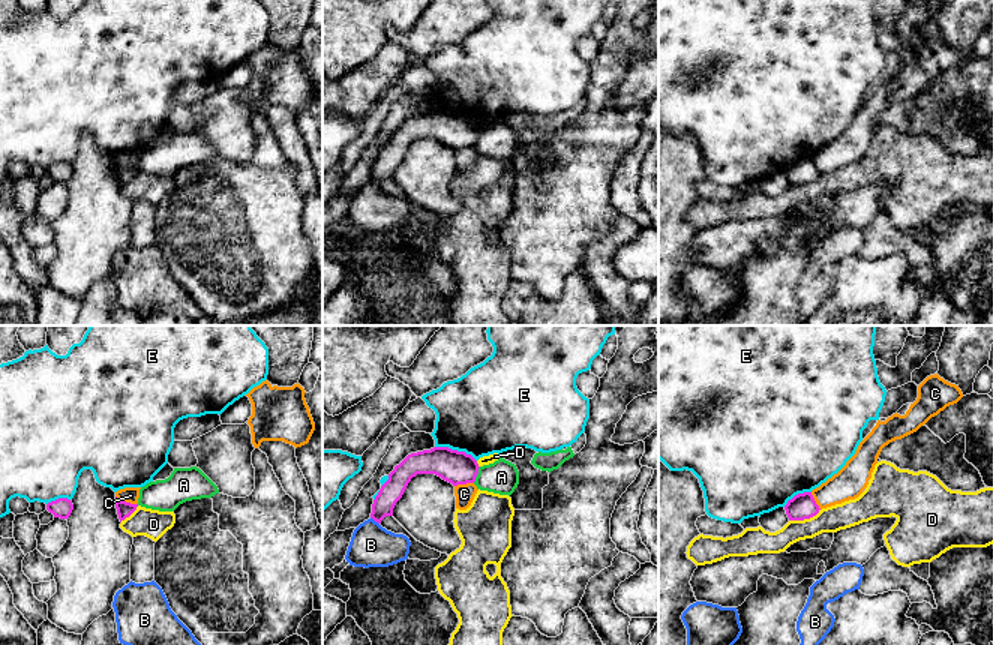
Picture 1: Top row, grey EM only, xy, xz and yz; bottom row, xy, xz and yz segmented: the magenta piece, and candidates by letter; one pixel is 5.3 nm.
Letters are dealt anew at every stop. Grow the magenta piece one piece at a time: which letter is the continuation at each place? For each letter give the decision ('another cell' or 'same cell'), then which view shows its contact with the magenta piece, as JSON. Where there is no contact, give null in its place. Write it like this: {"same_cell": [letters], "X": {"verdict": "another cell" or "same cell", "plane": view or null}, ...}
{"same_cell": [], "A": {"verdict": "another cell", "plane": "xz"}, "B": {"verdict": "another cell", "plane": "xz"}, "C": {"verdict": "another cell", "plane": "xy"}, "D": {"verdict": "another cell", "plane": "yz"}, "E": {"verdict": "another cell", "plane": "xz"}}

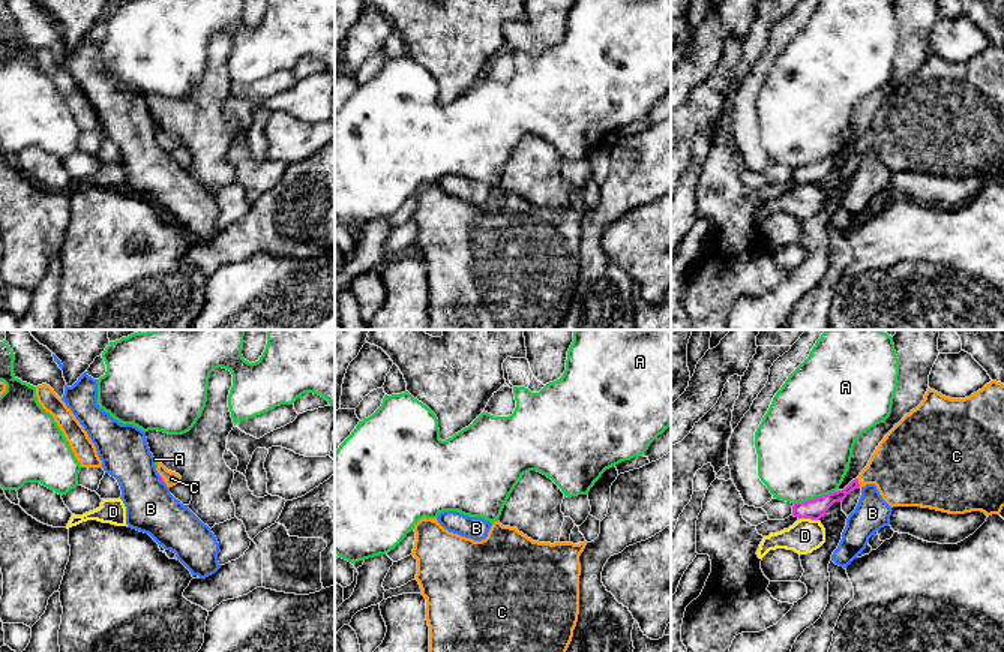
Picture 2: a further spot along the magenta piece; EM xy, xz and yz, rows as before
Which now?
{"same_cell": ["C"], "A": {"verdict": "another cell", "plane": "yz"}, "B": {"verdict": "another cell", "plane": "xy"}, "C": {"verdict": "same cell", "plane": "yz"}, "D": {"verdict": "another cell", "plane": "yz"}}

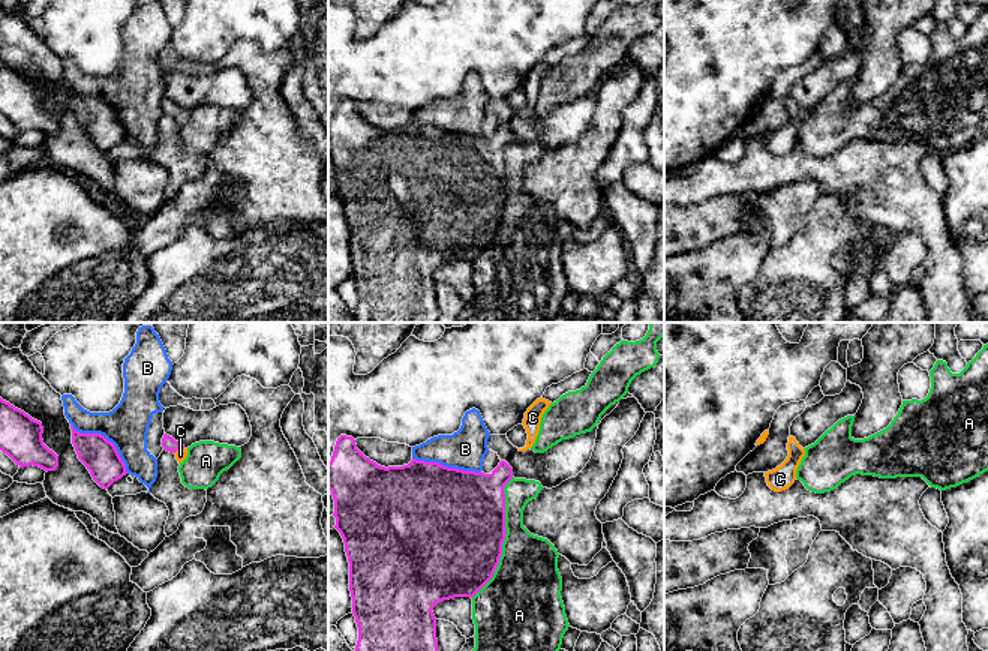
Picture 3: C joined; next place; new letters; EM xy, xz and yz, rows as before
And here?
{"same_cell": ["C"], "A": {"verdict": "another cell", "plane": "xz"}, "B": {"verdict": "another cell", "plane": "xy"}, "C": {"verdict": "same cell", "plane": "xy"}}

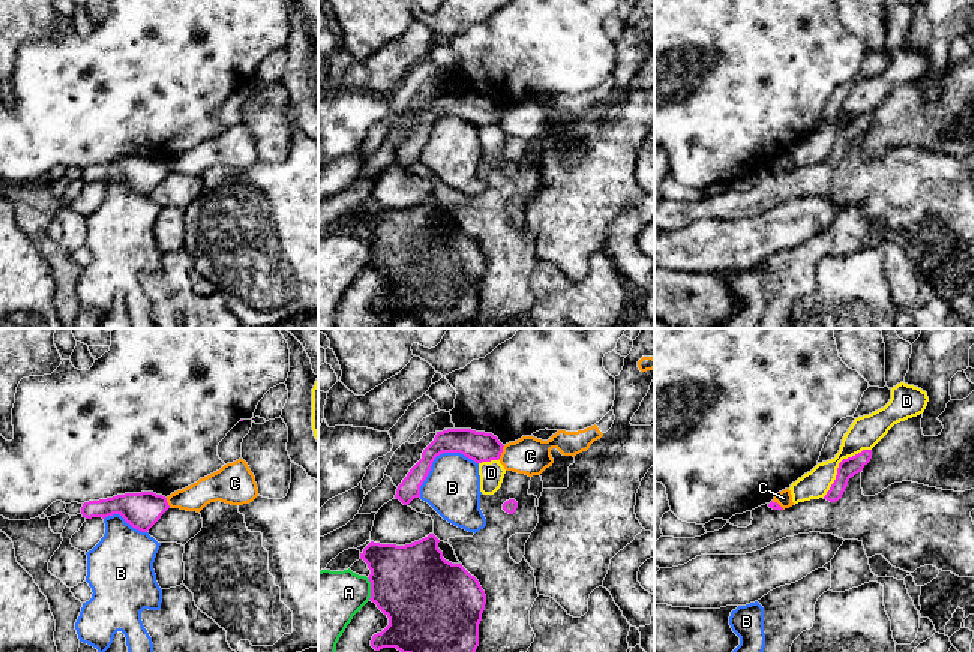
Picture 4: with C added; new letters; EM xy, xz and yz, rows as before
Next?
{"same_cell": [], "A": {"verdict": "another cell", "plane": "xz"}, "B": {"verdict": "another cell", "plane": "xz"}, "C": {"verdict": "another cell", "plane": "xz"}, "D": {"verdict": "another cell", "plane": "yz"}}

